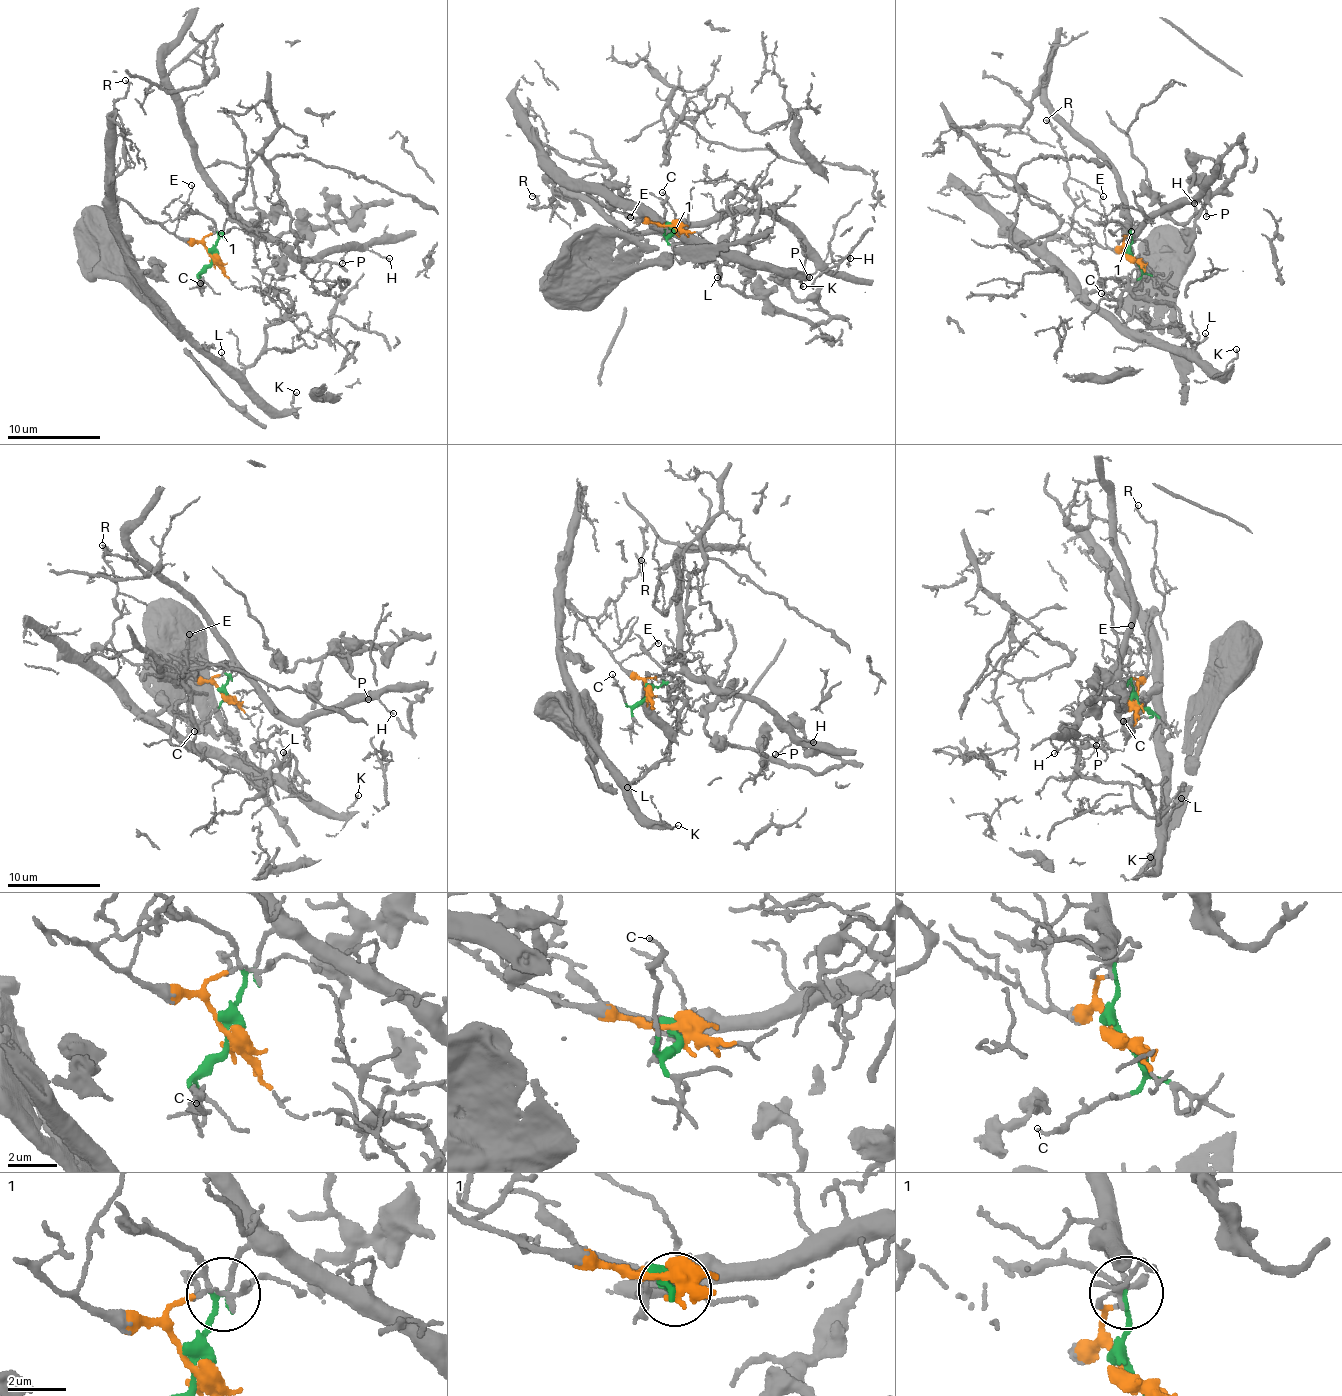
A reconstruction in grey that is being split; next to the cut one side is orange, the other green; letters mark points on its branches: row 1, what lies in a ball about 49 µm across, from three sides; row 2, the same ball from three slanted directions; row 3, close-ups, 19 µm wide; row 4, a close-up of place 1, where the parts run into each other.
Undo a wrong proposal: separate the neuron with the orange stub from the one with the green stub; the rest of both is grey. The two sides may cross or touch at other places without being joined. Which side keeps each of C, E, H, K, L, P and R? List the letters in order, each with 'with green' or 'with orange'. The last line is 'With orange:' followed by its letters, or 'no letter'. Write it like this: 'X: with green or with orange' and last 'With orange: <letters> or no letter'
C: with green
E: with orange
H: with green
K: with orange
L: with orange
P: with green
R: with orange
With orange: E, K, L, R

